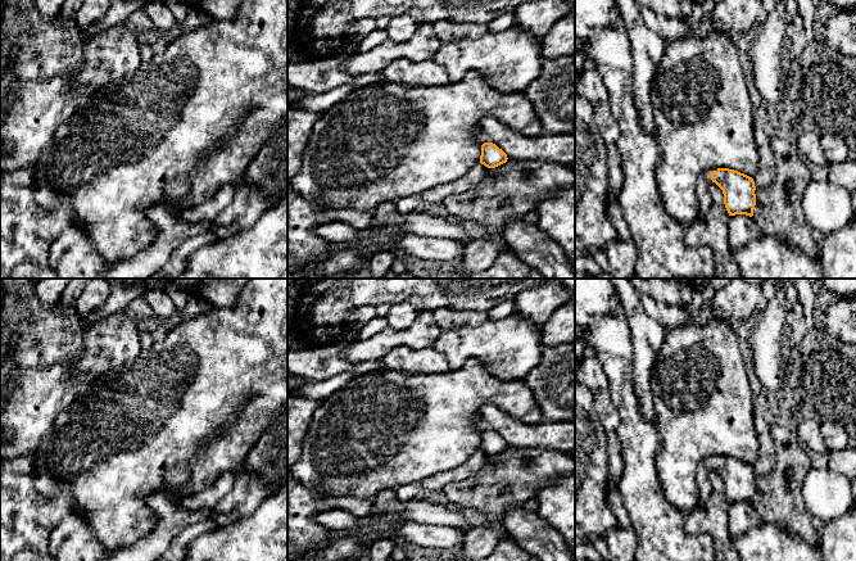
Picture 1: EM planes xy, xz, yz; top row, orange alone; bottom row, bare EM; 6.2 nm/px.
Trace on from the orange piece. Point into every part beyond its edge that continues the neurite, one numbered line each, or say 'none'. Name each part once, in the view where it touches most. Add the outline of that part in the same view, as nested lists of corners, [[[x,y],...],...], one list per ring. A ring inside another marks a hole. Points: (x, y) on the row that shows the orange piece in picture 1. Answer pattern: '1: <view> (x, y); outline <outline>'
1: yz (703, 182); outline [[[712,168],[710,171],[701,173],[701,176],[697,180],[696,191],[699,202],[699,217],[703,217],[712,204],[712,196],[710,194],[712,180],[710,177],[710,173],[714,171],[717,171],[717,168]]]

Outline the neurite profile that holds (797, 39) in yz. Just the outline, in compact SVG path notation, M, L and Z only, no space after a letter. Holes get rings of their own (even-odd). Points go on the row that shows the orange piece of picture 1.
M798 12L789 18L787 42L791 60L800 60L809 39L805 32L803 18Z

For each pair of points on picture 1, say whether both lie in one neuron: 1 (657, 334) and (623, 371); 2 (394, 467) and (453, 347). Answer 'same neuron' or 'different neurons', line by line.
1: same neuron
2: different neurons

